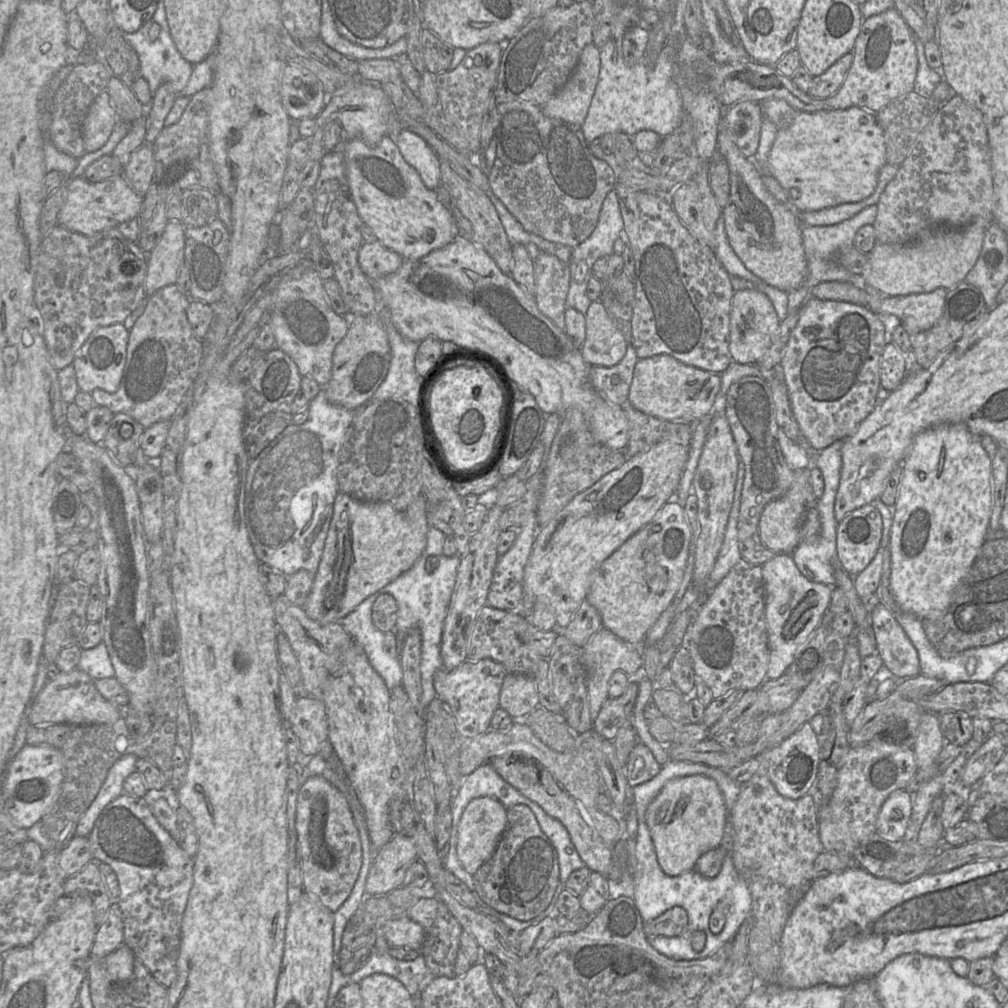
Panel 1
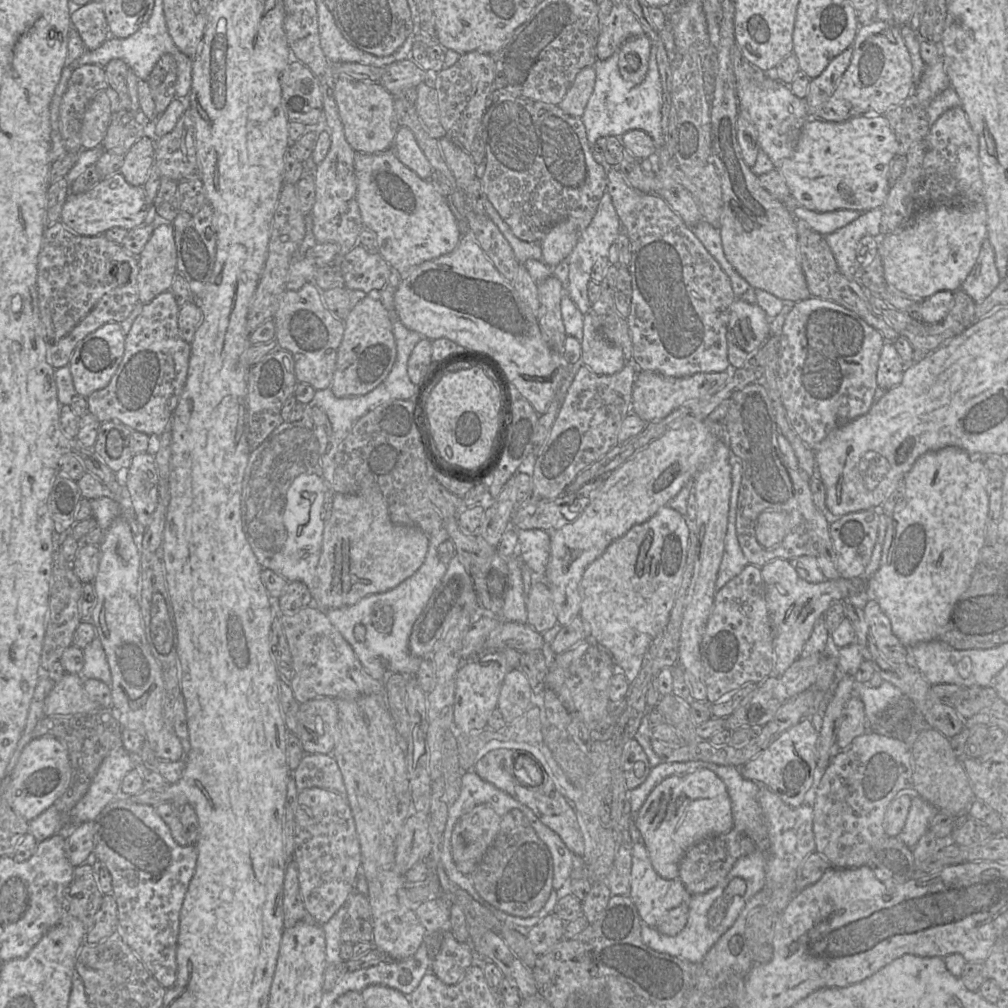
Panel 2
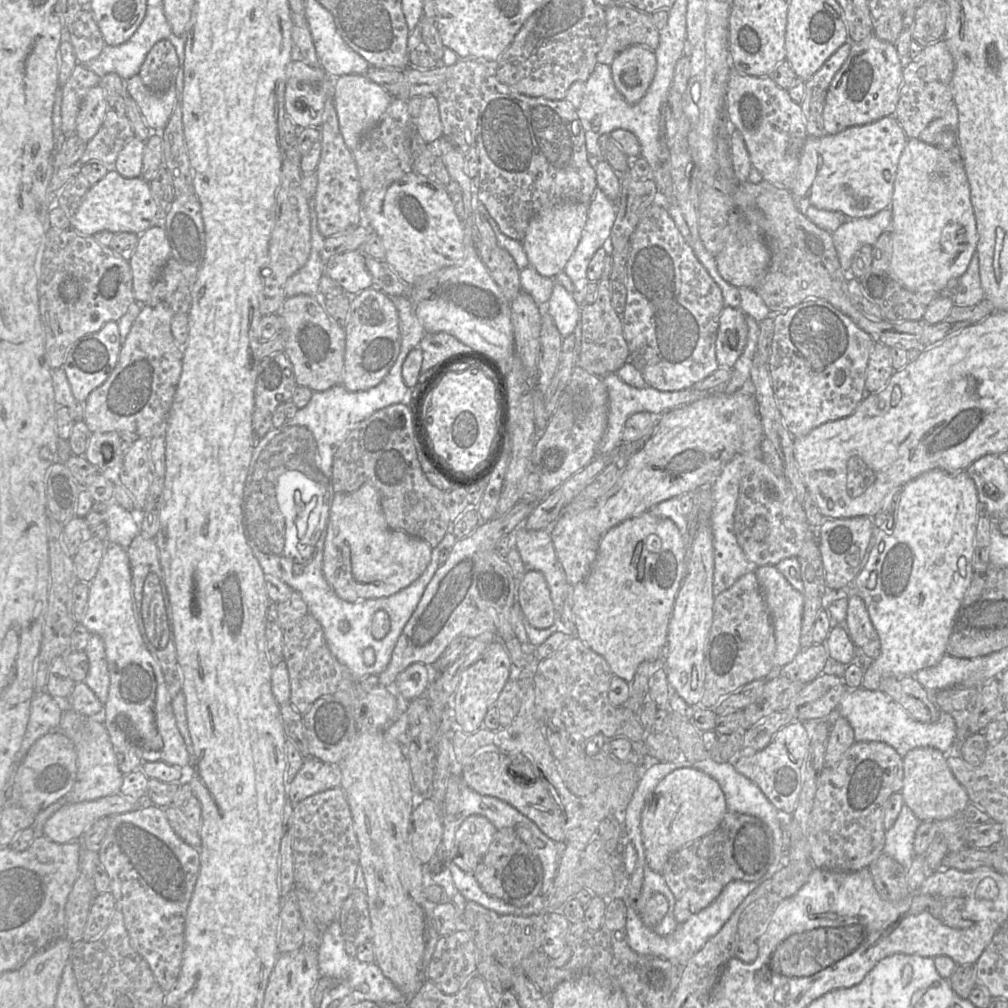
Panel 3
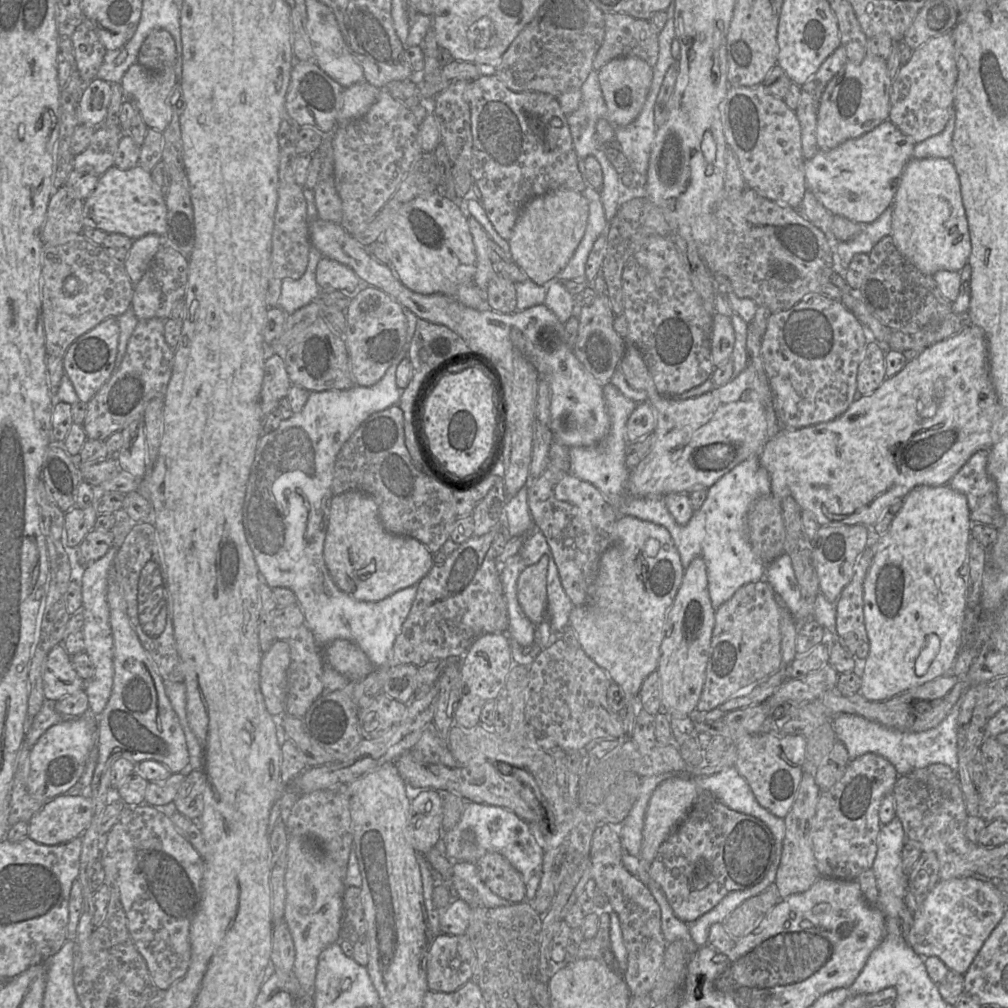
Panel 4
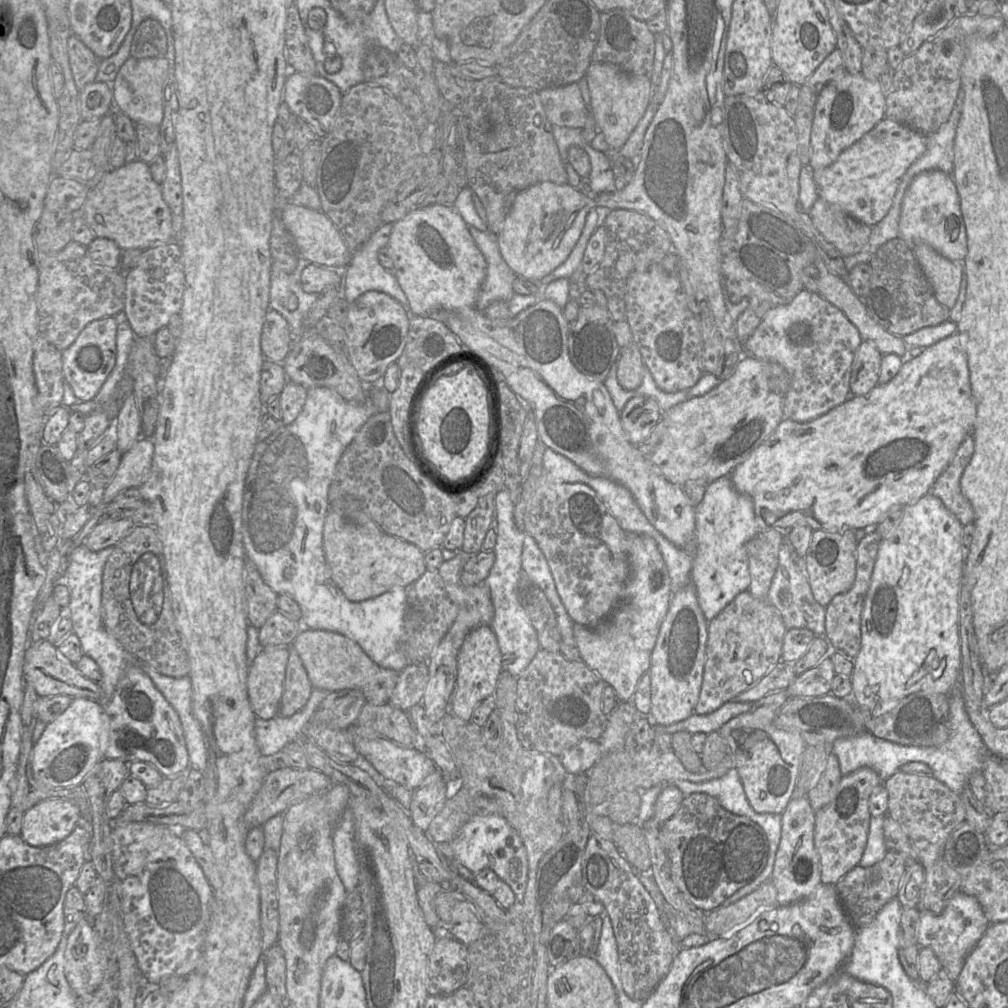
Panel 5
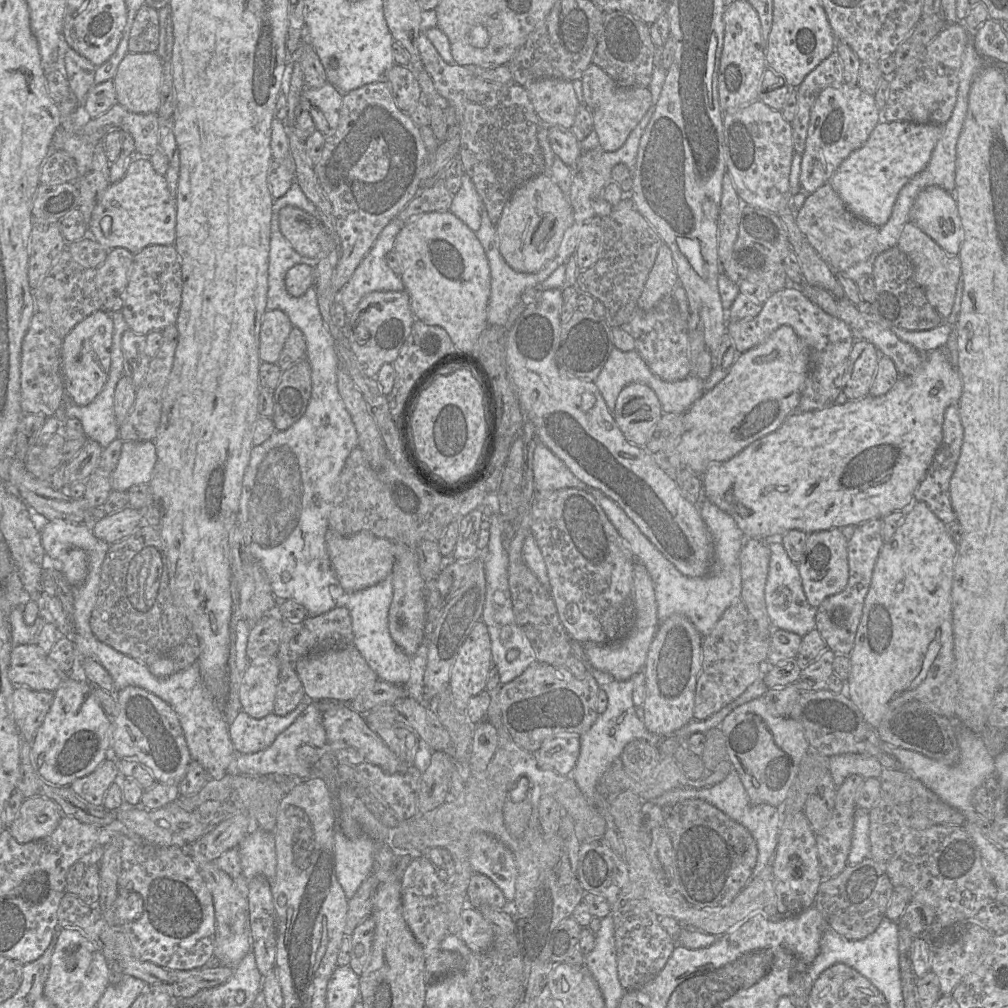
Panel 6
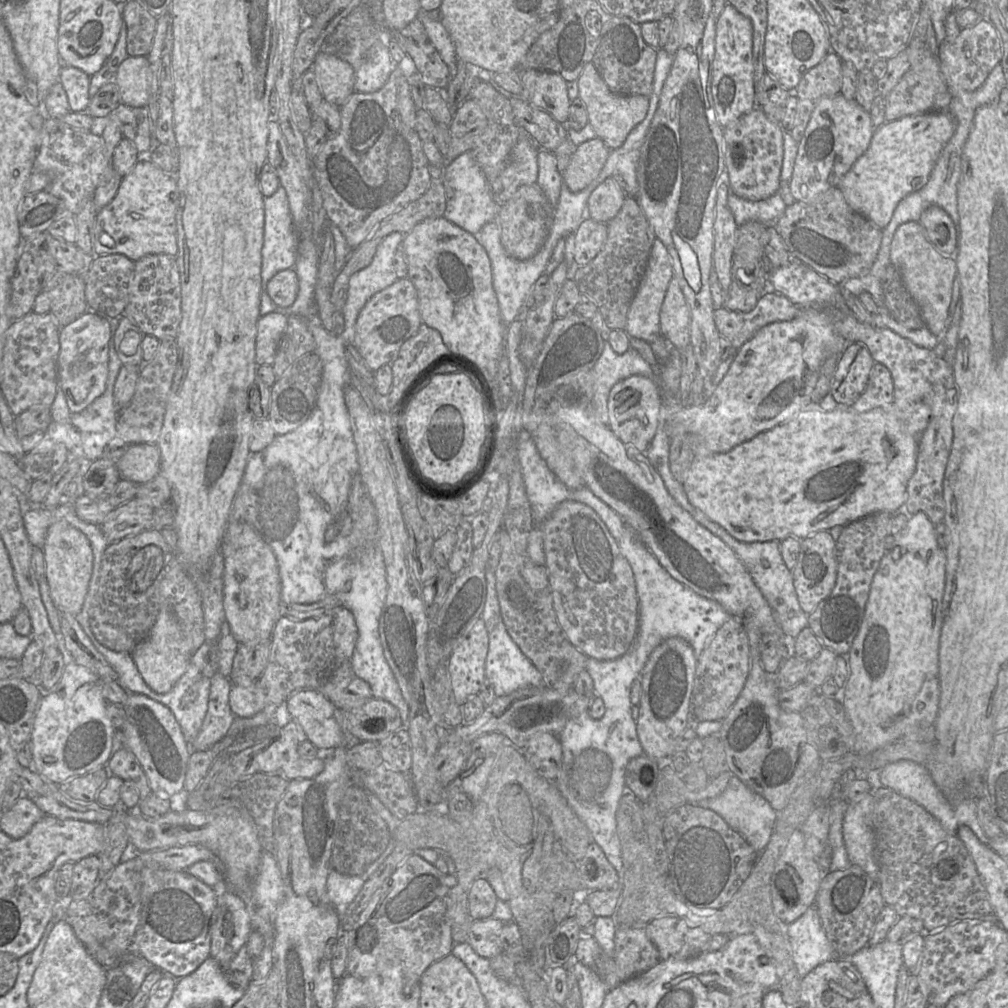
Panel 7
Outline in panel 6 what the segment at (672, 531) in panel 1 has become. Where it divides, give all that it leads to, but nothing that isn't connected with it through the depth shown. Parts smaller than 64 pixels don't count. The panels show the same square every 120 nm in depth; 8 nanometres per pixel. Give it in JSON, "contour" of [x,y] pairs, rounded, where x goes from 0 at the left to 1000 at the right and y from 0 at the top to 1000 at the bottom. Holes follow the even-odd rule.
{"contour":[[[630,557],[628,566],[629,621],[617,635],[604,639],[579,639],[579,646],[586,661],[606,670],[613,676],[621,676],[639,663],[643,645],[654,622],[652,597],[647,574],[641,563]]]}

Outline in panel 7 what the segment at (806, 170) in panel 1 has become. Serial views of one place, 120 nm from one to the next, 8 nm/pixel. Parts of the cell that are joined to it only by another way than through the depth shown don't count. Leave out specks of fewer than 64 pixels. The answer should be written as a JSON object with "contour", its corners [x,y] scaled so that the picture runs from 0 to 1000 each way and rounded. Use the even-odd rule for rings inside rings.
{"contour":[[[941,109],[898,115],[869,127],[858,152],[831,183],[842,204],[877,227],[891,201],[920,182],[946,130],[947,119]]]}

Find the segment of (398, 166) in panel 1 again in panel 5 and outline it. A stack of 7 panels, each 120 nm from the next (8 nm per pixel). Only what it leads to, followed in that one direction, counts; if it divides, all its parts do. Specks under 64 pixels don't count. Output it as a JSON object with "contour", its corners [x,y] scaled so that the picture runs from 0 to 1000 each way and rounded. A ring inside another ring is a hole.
{"contour":[[[431,202],[408,209],[389,223],[384,245],[391,262],[389,270],[404,295],[408,313],[425,314],[429,309],[453,309],[471,304],[482,274],[482,259],[464,223],[449,204]]]}

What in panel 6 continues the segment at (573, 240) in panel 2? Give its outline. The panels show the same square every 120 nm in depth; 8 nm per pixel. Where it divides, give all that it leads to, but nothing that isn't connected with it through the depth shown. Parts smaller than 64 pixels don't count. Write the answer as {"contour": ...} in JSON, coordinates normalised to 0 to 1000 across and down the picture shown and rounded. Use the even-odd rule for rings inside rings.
{"contour":[[[537,172],[515,186],[499,206],[492,223],[494,245],[502,261],[511,269],[531,271],[551,254],[561,229],[568,221],[568,208],[562,194],[544,172]]]}

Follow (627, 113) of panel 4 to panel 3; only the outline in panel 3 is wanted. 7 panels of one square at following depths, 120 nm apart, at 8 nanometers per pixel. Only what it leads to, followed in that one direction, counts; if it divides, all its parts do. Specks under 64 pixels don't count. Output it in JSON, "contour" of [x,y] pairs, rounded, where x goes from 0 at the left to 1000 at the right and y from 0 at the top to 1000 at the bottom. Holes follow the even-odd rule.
{"contour":[[[626,45],[610,56],[605,66],[612,89],[623,102],[630,103],[648,79],[650,53],[640,46]]]}

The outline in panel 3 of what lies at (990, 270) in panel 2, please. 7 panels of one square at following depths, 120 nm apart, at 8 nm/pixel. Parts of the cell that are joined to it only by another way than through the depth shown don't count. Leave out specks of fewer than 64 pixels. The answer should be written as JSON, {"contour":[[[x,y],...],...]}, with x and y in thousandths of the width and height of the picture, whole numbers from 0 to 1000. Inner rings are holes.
{"contour":[[[968,251],[957,271],[950,277],[949,285],[944,294],[948,304],[964,304],[977,297],[971,272],[971,257]]]}

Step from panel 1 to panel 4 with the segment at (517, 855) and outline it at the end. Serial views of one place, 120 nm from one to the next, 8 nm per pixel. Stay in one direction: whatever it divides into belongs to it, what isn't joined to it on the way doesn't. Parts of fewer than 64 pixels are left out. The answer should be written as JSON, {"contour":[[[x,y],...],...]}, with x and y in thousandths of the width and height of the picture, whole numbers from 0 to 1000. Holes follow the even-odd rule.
{"contour":[[[493,845],[480,847],[472,861],[480,878],[493,889],[507,895],[522,893],[522,880],[517,867]]]}

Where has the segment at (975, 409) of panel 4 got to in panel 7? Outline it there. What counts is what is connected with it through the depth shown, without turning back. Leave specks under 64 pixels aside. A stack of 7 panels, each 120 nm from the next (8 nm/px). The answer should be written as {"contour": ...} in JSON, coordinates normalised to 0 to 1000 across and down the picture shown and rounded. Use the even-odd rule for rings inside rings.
{"contour":[[[917,400],[905,402],[899,408],[894,408],[886,401],[883,404],[872,404],[854,410],[846,407],[844,403],[833,403],[826,408],[816,408],[812,403],[802,403],[782,418],[753,430],[722,448],[689,451],[677,481],[684,498],[688,503],[695,506],[703,515],[716,522],[726,533],[741,539],[767,536],[774,538],[781,533],[797,536],[811,528],[823,526],[828,522],[839,522],[844,518],[867,509],[892,509],[893,504],[900,495],[900,480],[908,467],[911,440],[921,423],[923,412],[924,406]]]}

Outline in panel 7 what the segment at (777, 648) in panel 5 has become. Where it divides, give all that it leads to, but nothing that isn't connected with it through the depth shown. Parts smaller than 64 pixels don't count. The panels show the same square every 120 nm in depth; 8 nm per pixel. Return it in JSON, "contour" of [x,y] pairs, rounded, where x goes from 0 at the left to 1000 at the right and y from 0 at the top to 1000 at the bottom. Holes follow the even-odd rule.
{"contour":[[[723,612],[691,654],[686,706],[691,715],[716,715],[736,687],[743,668],[743,634],[735,613]]]}

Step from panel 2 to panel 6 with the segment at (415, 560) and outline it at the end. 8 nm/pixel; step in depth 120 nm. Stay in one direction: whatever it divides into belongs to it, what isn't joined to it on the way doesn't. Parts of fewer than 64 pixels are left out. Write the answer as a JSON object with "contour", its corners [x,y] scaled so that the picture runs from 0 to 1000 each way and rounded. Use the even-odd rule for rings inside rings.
{"contour":[[[325,524],[323,543],[327,558],[339,583],[352,587],[373,580],[388,571],[391,560],[391,538],[375,534],[364,527],[339,532]]]}

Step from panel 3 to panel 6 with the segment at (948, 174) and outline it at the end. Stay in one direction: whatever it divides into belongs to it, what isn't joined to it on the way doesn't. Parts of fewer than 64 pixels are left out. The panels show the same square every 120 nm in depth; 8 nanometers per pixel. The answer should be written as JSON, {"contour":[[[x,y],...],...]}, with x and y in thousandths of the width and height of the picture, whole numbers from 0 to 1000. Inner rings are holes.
{"contour":[[[931,185],[912,190],[904,218],[940,253],[950,254],[955,228],[946,192]]]}

